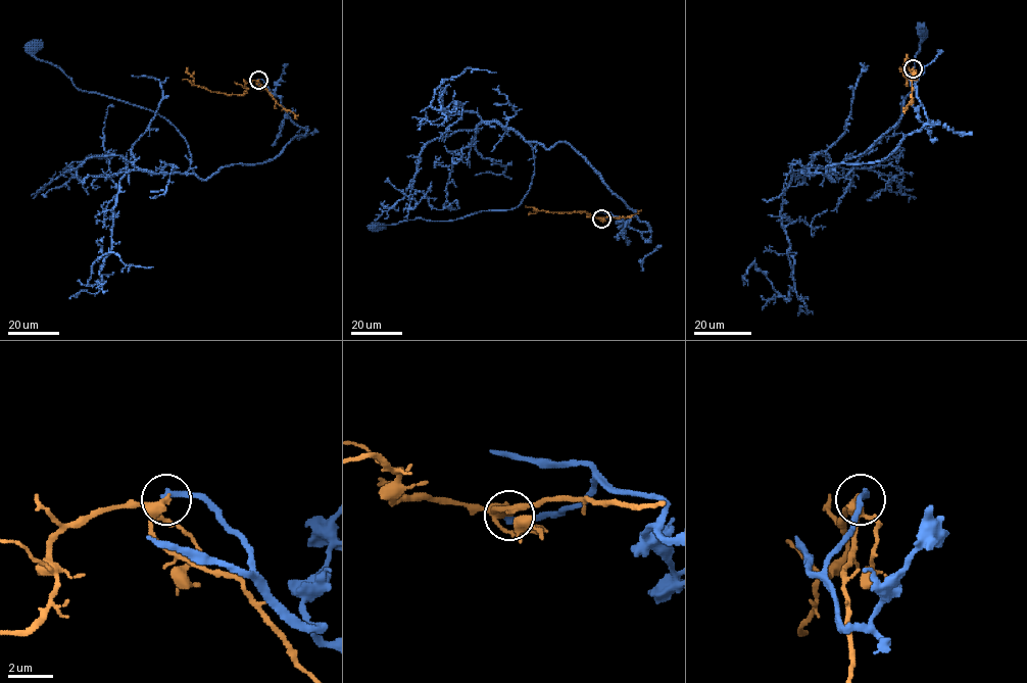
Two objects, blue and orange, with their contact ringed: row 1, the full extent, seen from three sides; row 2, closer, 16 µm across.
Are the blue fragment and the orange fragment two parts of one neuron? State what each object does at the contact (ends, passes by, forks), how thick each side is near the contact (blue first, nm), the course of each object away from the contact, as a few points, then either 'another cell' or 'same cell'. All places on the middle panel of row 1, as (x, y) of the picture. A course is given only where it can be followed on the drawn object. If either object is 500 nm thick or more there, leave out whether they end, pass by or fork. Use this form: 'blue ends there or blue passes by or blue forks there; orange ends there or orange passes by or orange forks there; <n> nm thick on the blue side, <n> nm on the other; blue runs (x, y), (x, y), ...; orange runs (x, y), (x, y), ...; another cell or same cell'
blue ends there; orange forks there; 280 nm thick on the blue side, 280 nm on the other; blue runs (601, 218), (617, 216), (630, 228), (649, 230), (570, 144), (530, 142), (534, 175), (516, 208), (375, 225); orange runs (601, 218), (588, 216), (585, 211), (529, 212); another cell

